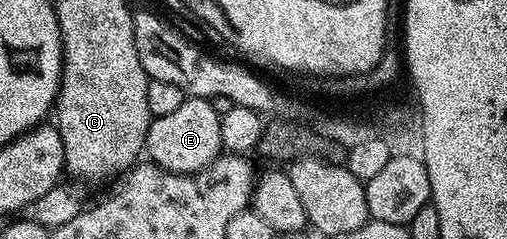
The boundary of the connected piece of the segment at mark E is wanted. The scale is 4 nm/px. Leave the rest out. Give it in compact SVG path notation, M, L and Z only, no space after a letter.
M188 96L178 110L153 119L144 146L147 159L168 172L186 174L202 170L222 154L220 115L214 110L211 99Z

